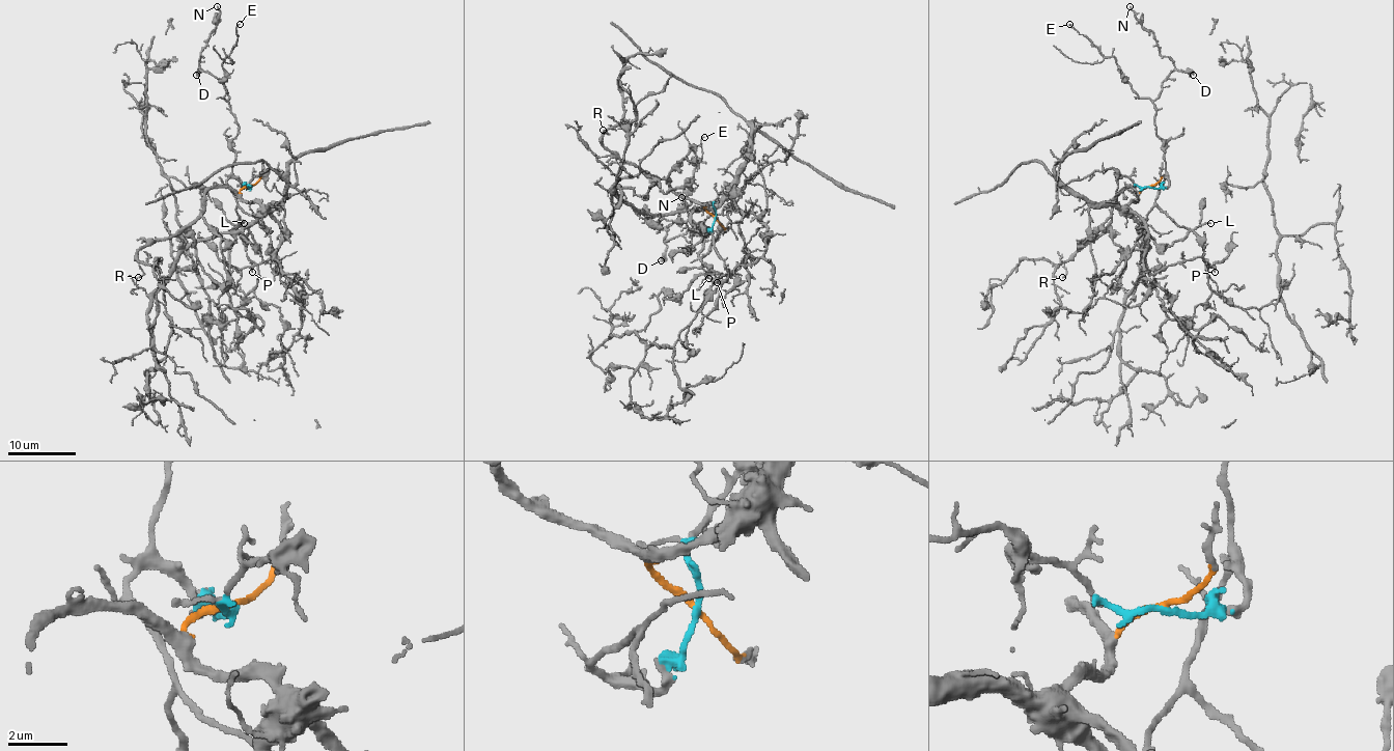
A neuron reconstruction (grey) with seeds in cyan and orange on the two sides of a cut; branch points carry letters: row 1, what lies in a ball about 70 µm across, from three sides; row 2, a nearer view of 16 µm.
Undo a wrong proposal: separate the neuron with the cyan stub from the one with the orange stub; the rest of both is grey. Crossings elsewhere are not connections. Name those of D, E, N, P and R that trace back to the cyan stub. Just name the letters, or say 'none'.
D, E, N, P

